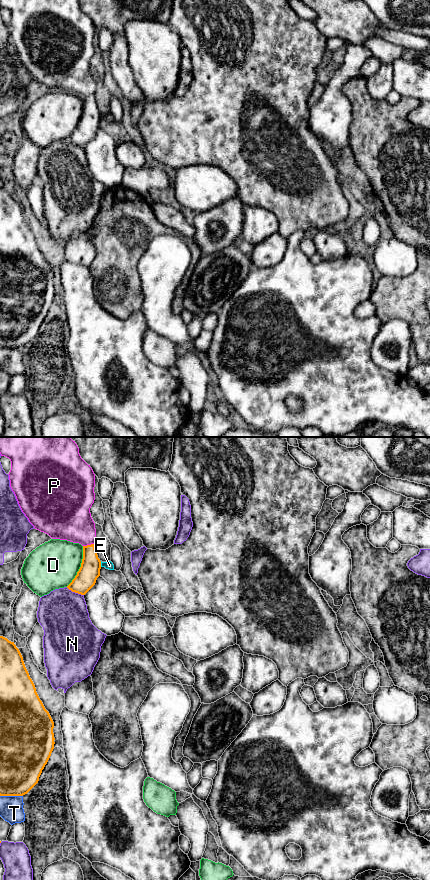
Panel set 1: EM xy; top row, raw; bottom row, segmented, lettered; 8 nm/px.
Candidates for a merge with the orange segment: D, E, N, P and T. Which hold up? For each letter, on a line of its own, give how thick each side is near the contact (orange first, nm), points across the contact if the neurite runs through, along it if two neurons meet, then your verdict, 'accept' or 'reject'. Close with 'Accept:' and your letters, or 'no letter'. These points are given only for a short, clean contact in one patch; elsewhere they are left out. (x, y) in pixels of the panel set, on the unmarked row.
D: calibres 170 and 380 nm; reject
E: calibres 170 and 70 nm; reject
N: calibres 170 and 400 nm; reject
P: calibres 160 and 320 nm; way xy (89, 123), (88, 97), (85, 87), (70, 72); accept
T: calibres 340 and 190 nm; reject
Accept: P

